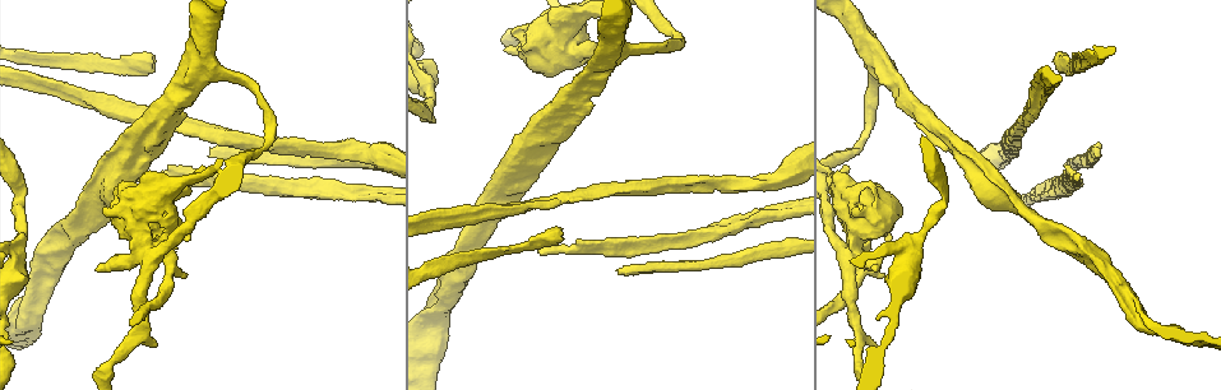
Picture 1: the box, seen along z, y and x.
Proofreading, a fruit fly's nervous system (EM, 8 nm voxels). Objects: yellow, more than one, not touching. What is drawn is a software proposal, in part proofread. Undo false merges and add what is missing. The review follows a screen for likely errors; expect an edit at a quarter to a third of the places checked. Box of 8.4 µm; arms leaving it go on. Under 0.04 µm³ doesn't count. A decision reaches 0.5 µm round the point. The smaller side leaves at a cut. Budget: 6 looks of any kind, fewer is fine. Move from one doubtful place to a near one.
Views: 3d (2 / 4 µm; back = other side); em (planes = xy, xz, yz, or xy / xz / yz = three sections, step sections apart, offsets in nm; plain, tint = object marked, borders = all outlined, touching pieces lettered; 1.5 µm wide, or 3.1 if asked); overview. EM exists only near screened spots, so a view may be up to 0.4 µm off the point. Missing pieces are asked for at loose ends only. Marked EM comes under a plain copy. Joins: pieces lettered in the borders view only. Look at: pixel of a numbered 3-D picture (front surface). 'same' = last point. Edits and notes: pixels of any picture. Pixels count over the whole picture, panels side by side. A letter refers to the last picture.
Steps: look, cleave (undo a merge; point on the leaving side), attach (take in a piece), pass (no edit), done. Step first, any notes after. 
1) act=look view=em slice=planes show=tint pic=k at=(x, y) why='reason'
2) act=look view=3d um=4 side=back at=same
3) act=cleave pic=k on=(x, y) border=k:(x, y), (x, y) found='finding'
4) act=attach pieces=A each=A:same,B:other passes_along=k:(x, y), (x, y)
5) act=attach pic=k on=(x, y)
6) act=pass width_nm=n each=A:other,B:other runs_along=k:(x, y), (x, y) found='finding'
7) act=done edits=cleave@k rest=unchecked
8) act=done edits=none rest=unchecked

act=look view=3d um=4 pic=1 at=(1077, 180) why='an open end'

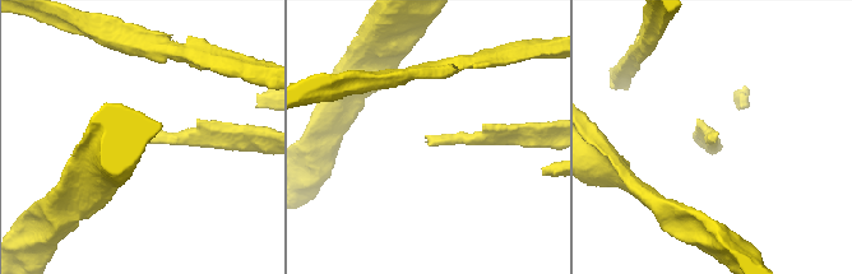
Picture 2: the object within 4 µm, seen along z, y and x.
act=look view=em slice=planes show=borders pic=2 at=(427, 144) why='now the EM'

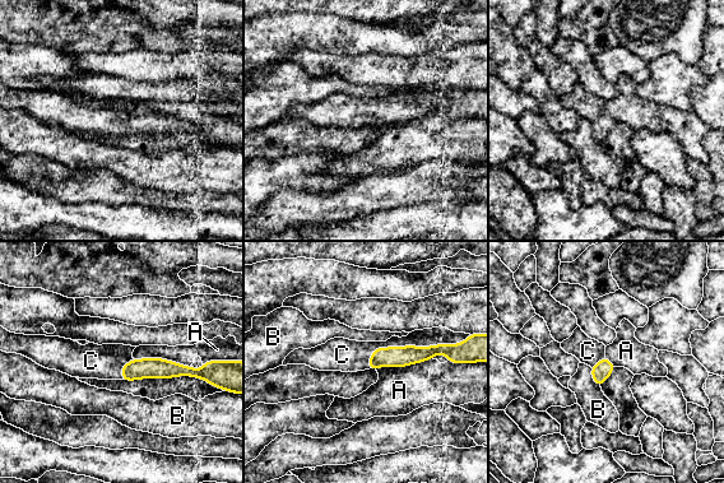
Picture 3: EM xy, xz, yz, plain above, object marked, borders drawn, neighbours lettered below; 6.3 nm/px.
act=attach pieces=C width_nm=110 each=A:other,B:other,C:same passes_along=3:(393, 356), (403, 347), (423, 338) found='the cell continues'

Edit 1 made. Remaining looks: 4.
act=look view=overview

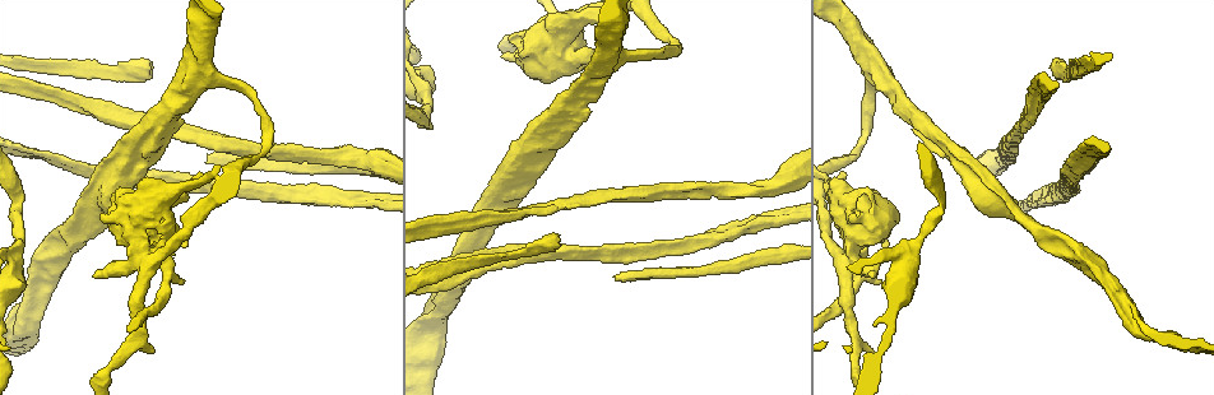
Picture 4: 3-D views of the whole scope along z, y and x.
act=look view=em slice=xy step=4 show=borders pic=4 at=(615, 275) why='long arm stops here'

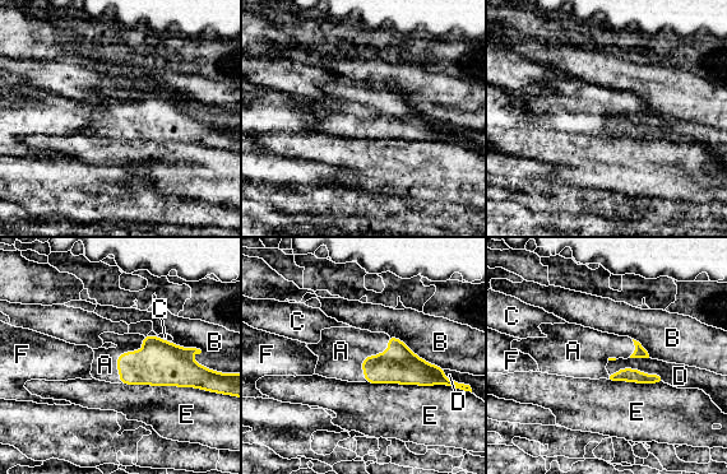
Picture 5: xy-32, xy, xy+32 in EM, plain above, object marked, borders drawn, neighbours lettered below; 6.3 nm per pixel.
act=look view=em slice=planes show=borders at=same why='cut it another way'

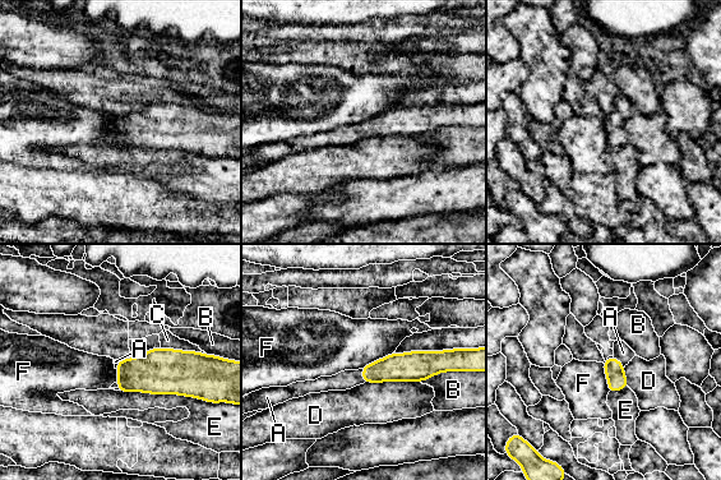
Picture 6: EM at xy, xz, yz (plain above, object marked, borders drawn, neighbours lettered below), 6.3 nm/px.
act=attach pieces=A width_nm=130 each=A:same,B:other,C:other,D:other,E:other,F:other passes_along=6:(396, 367), (363, 375), (347, 379) found='the cell continues'

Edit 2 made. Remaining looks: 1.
act=done edits=attach@3,attach@6 rest=unchecked

